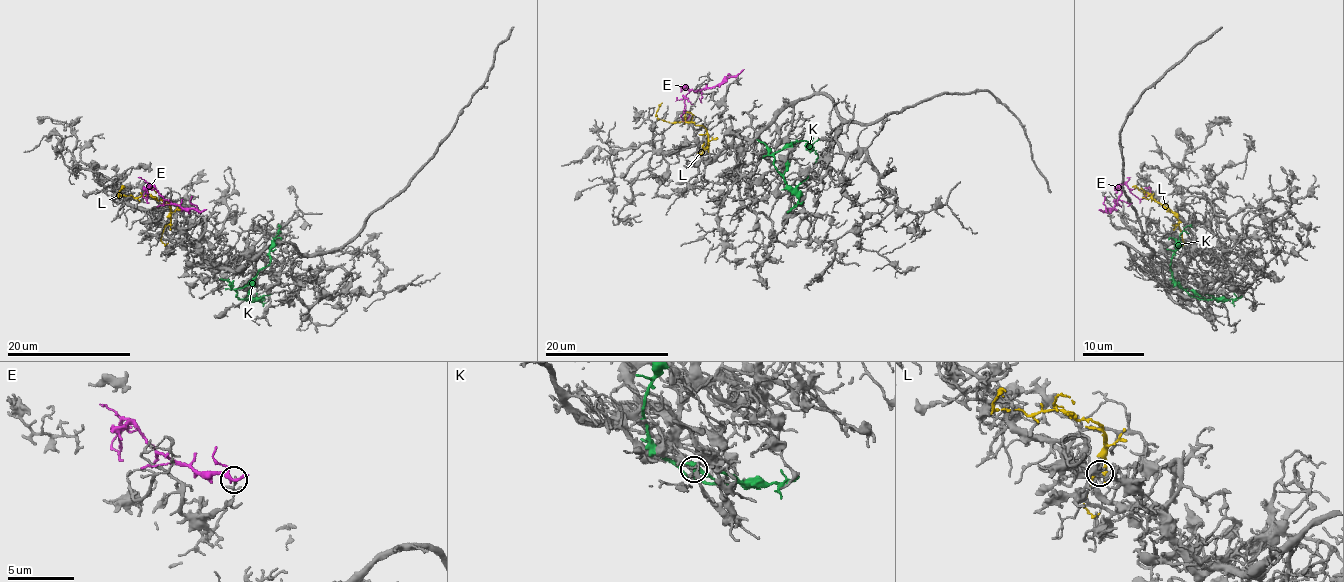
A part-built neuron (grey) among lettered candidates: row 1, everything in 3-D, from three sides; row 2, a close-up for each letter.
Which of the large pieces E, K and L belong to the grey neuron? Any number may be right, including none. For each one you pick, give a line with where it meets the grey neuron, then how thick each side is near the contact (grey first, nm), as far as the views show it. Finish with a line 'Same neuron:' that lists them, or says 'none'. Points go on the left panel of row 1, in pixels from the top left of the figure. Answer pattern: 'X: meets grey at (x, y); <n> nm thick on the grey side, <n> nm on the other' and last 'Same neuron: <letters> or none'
Same neuron: none

